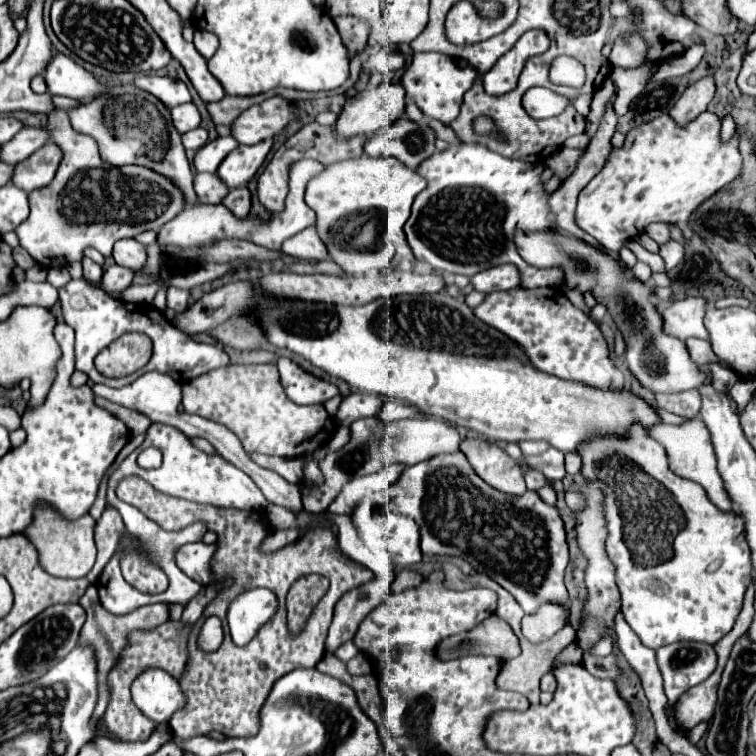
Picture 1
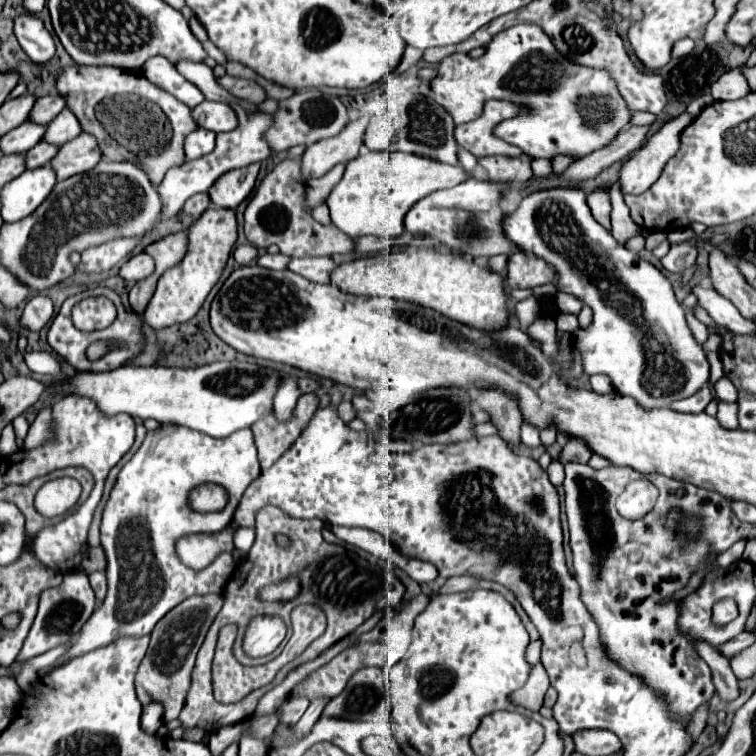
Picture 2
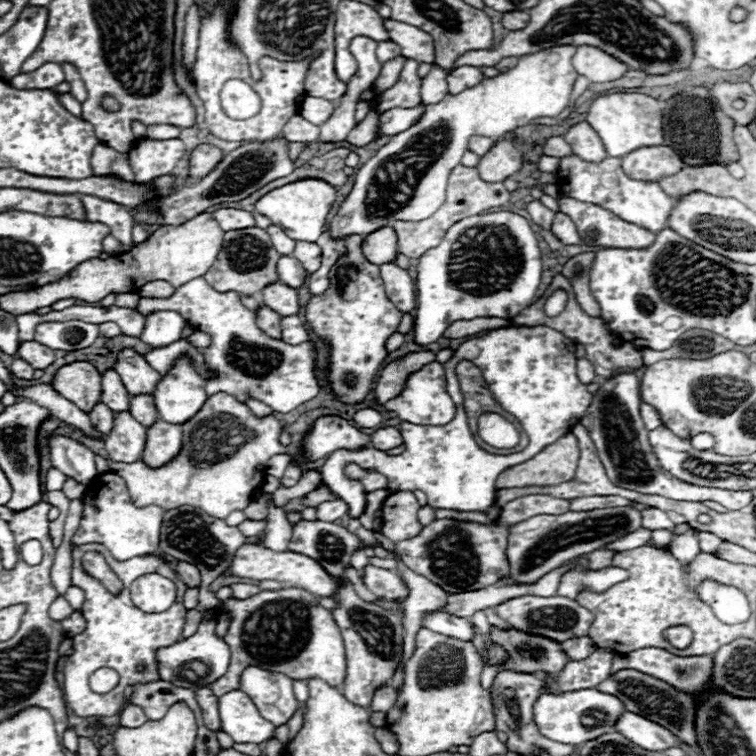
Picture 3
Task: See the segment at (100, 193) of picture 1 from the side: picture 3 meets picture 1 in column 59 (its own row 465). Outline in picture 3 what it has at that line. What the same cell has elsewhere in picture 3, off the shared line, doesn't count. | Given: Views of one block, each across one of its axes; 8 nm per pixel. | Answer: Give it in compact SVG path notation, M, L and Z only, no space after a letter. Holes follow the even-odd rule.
M214 394L206 400L206 404L202 406L202 412L198 412L198 416L194 416L194 420L190 420L182 426L184 448L182 448L178 460L172 460L166 468L146 468L144 462L138 462L138 464L110 462L110 470L124 478L134 506L142 508L142 506L156 504L162 510L166 510L166 508L178 508L182 504L190 504L190 506L202 508L206 514L210 514L214 518L224 520L230 512L244 510L248 506L248 502L252 500L252 494L262 486L262 480L266 476L260 470L266 468L266 462L272 456L286 452L286 446L282 446L278 440L280 434L282 434L282 424L274 418L274 414L256 418L250 412L250 408L246 404L234 400L234 396ZM224 414L232 414L234 418L238 418L238 422L224 422Z

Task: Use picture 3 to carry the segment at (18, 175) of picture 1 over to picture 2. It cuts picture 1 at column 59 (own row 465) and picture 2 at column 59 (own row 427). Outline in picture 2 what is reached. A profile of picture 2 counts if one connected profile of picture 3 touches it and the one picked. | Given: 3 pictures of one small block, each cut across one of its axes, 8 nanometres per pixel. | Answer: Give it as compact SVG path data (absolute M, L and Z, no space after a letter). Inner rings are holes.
M82 132L74 140L66 142L56 154L56 158L52 158L50 164L56 170L60 182L74 174L92 170L100 160L102 160L102 150L98 148L98 140L92 134Z

